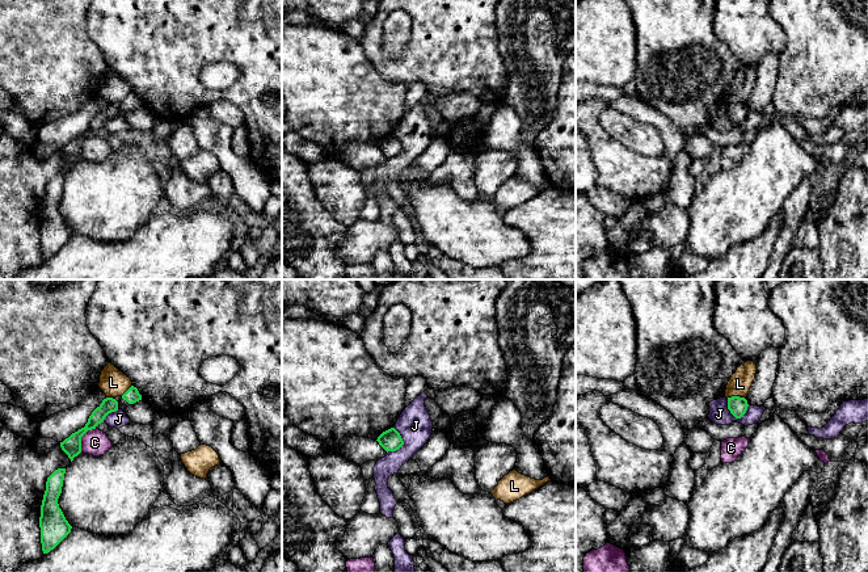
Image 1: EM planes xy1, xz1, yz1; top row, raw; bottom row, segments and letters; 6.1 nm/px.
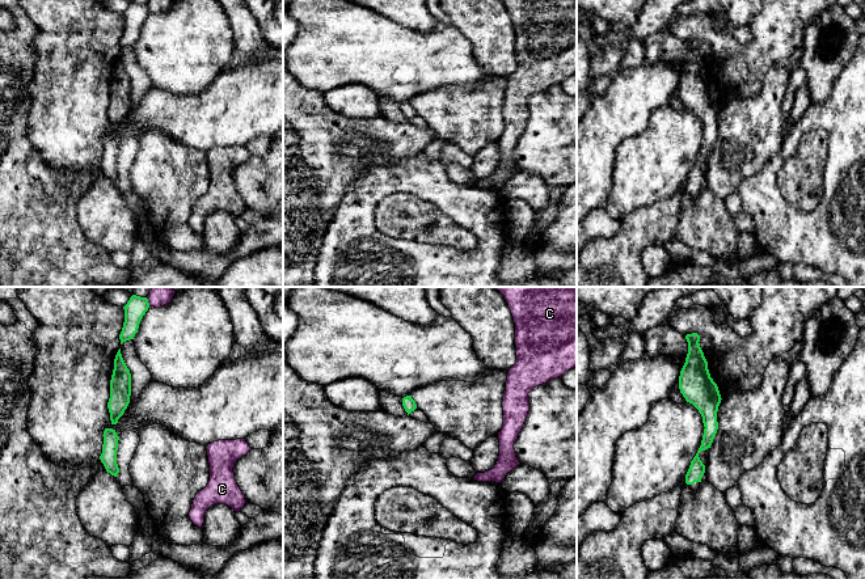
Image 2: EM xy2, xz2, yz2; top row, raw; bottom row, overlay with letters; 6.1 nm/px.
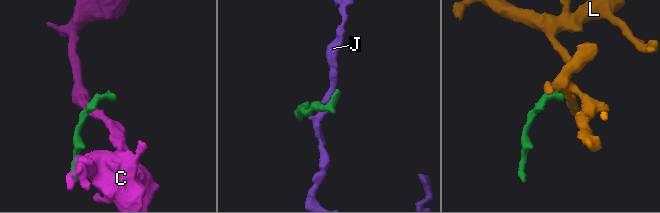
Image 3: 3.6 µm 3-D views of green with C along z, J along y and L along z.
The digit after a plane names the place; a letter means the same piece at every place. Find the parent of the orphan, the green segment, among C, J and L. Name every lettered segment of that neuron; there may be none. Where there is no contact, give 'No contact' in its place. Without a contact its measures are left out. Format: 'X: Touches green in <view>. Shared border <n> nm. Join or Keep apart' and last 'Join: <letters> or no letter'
C: Touches green in xy1. Shared border 180 nm. Keep apart
J: Touches green in yz1. Shared border 150 nm. Keep apart
L: Touches green in yz1. Shared border 110 nm. Keep apart
Join: no letter

